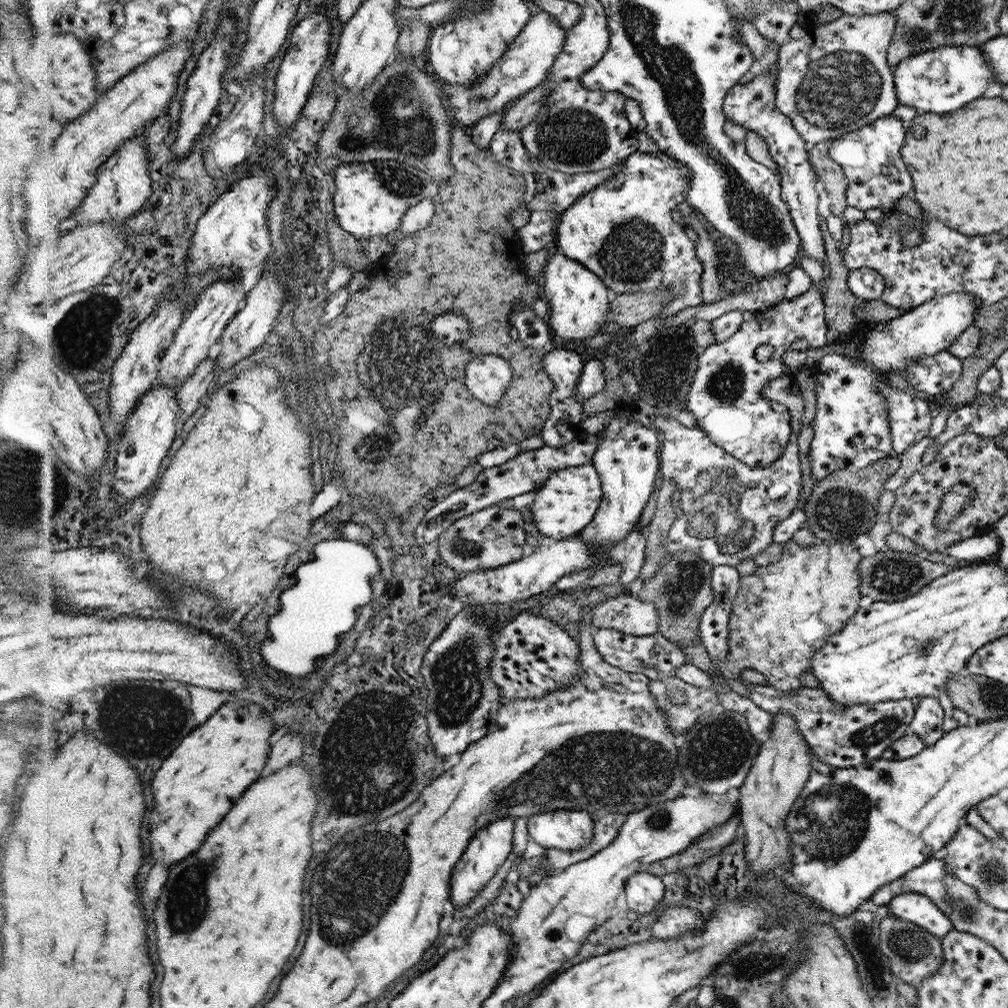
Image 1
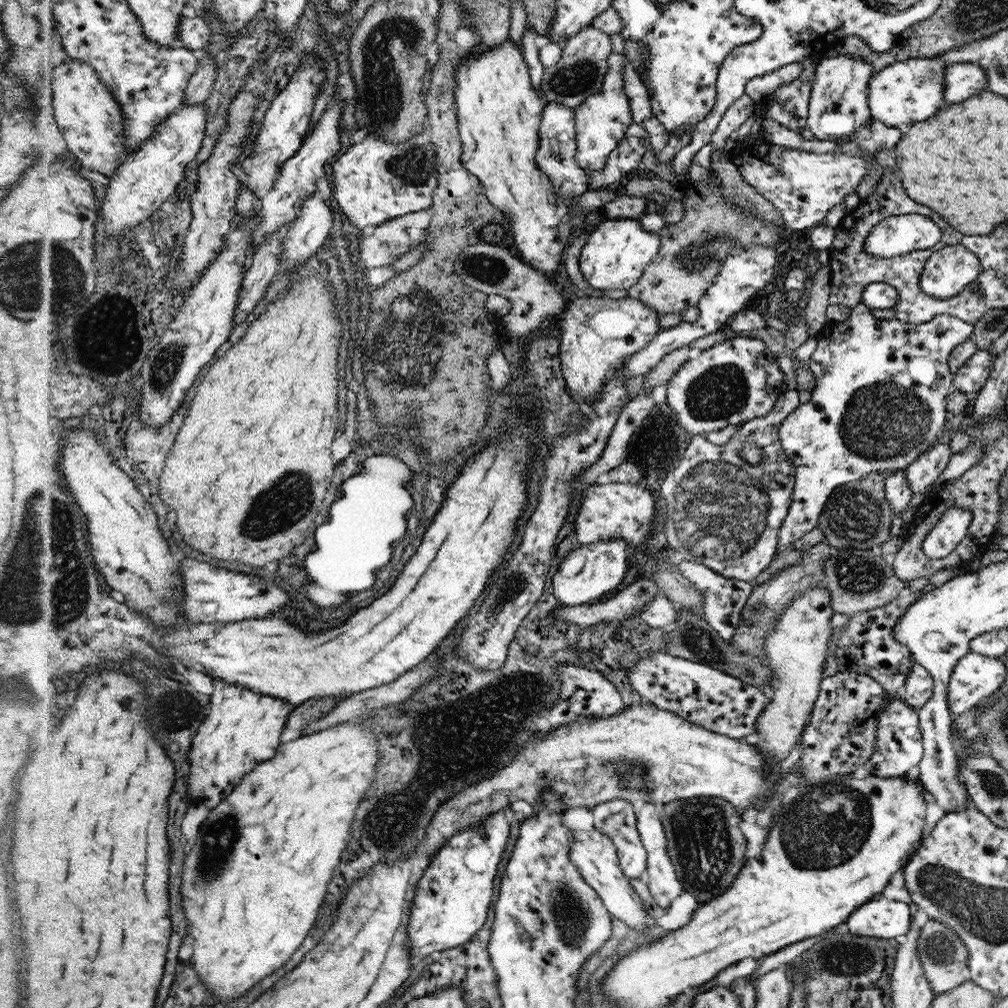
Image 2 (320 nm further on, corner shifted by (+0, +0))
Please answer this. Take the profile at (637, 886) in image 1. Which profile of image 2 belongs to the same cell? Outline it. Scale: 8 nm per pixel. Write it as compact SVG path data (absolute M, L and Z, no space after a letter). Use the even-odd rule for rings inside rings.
M615 798L591 808L596 831L610 837L617 847L621 869L630 879L638 879L647 867L647 852L636 828L632 803Z

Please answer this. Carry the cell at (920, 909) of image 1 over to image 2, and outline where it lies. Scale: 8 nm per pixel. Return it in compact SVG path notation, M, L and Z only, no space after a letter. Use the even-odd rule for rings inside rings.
M881 897L859 906L846 921L846 926L852 934L894 939L900 934L908 934L913 912L912 904Z

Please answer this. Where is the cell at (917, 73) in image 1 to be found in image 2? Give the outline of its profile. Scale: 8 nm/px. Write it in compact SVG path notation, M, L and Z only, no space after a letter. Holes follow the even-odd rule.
M937 57L909 58L895 62L880 72L874 73L874 76L870 78L868 88L872 119L905 131L908 124L922 122L934 116L942 106L946 106L943 100L946 87L946 67L947 64L938 60Z

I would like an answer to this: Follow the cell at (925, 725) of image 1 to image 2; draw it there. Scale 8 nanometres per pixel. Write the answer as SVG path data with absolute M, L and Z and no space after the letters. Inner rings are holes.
M914 661L908 678L902 687L901 697L912 707L924 706L933 696L933 675Z

